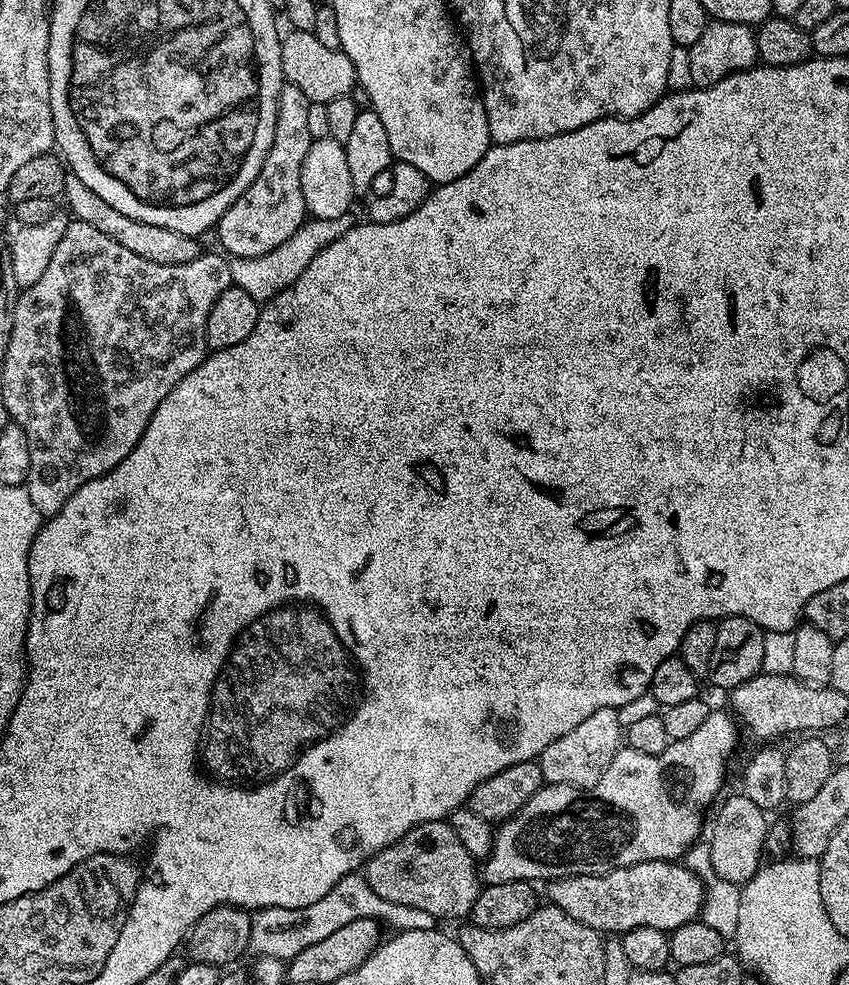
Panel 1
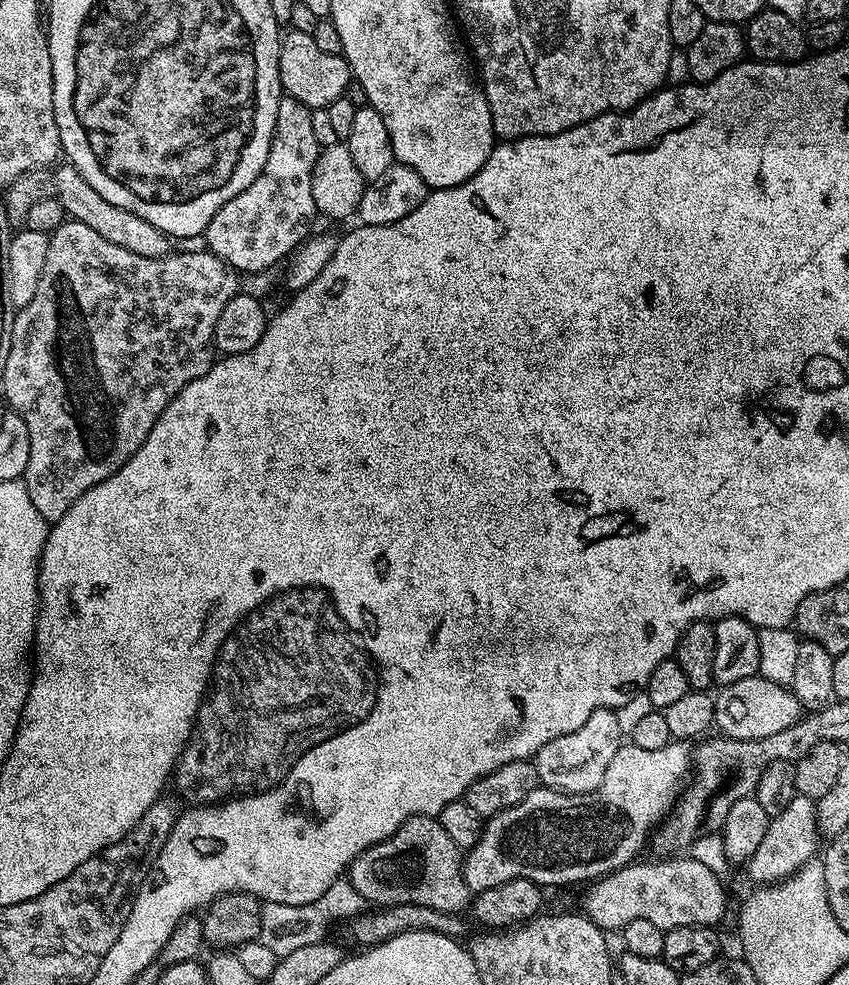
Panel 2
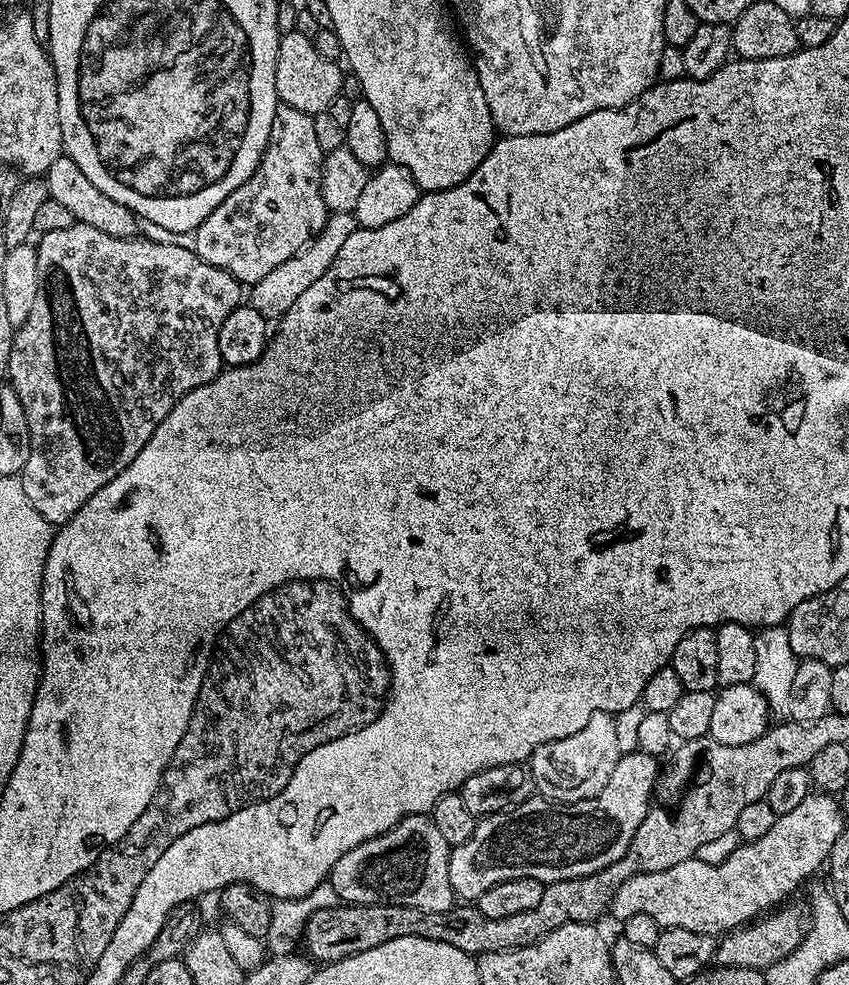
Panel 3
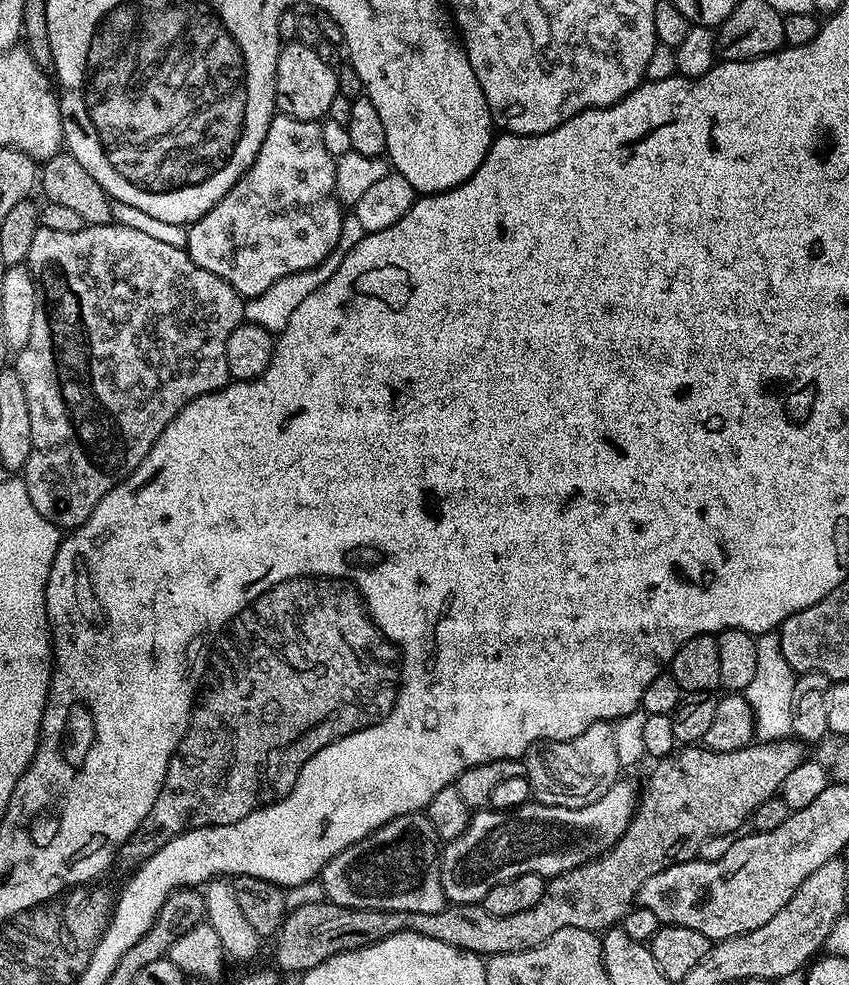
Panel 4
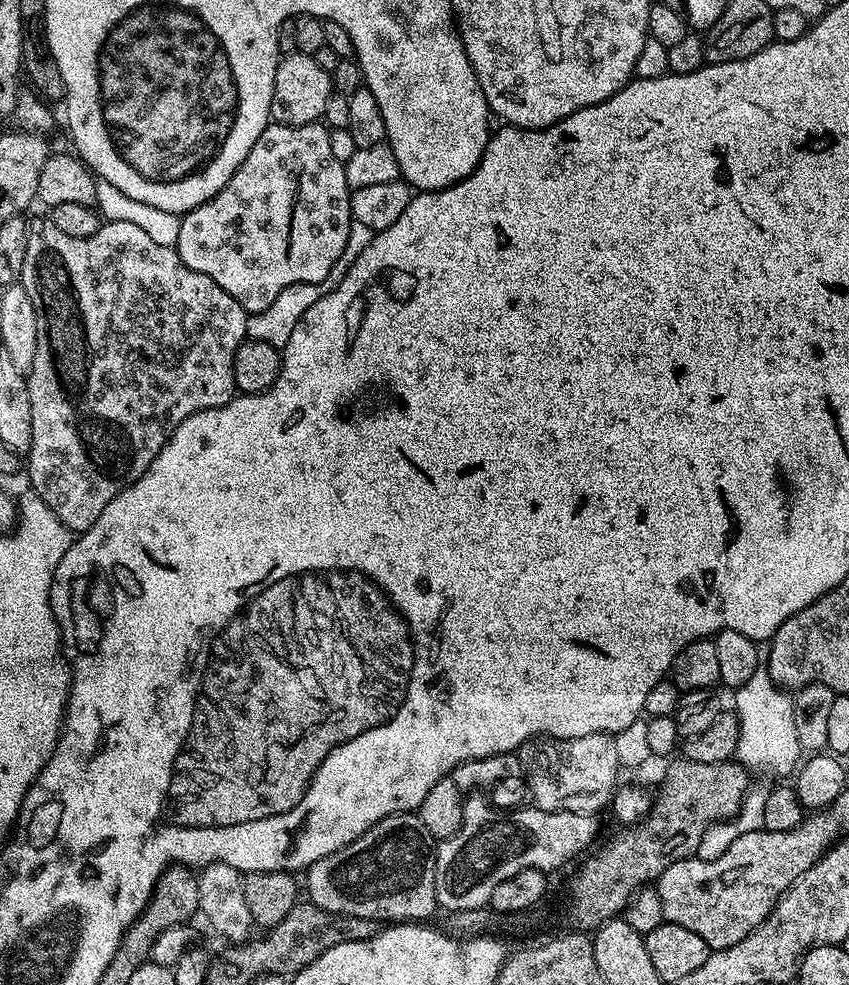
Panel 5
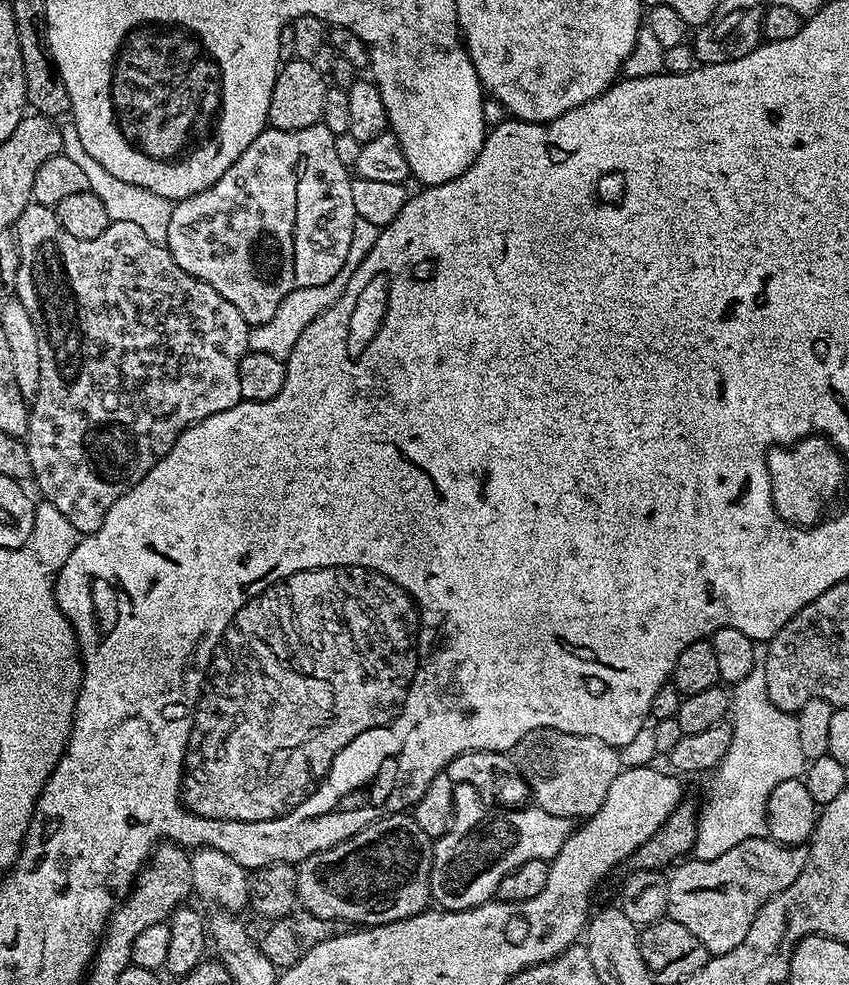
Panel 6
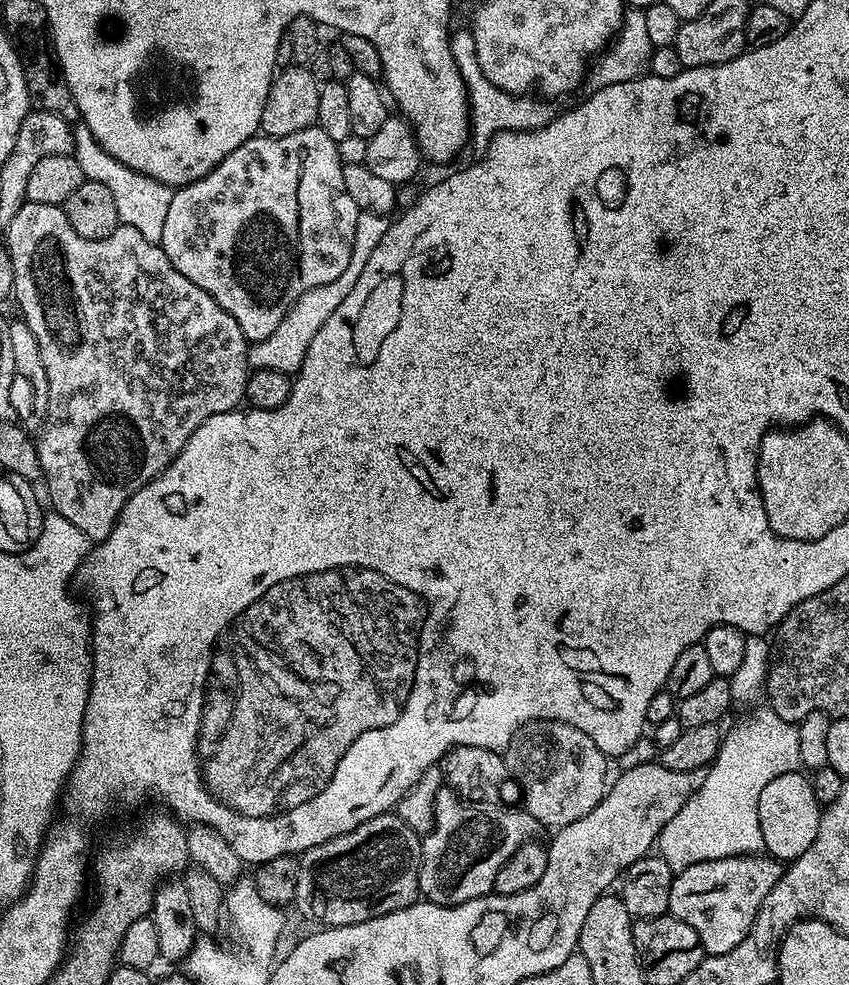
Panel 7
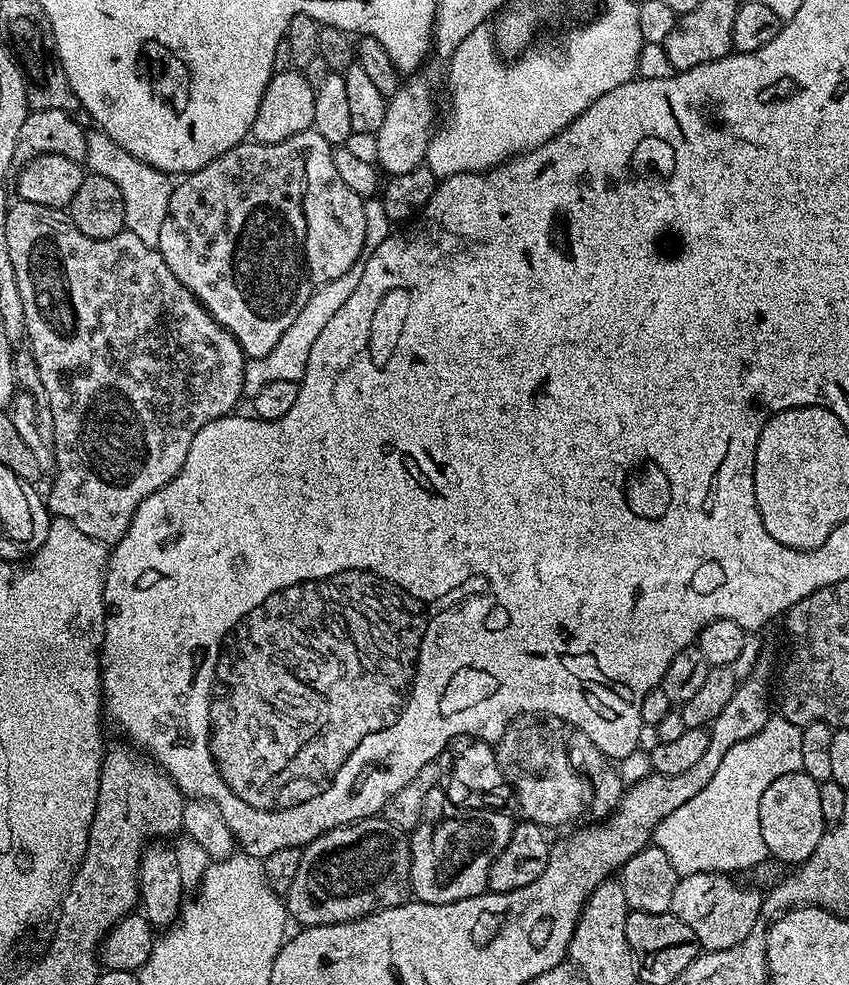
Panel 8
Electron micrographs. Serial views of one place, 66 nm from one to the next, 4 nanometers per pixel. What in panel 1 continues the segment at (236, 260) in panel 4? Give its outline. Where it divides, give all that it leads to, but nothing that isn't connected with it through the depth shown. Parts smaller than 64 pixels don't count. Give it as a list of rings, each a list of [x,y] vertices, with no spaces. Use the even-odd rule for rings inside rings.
[[[287,82],[282,86],[278,94],[274,138],[260,172],[248,189],[228,207],[226,214],[222,214],[214,229],[214,235],[220,239],[225,248],[223,251],[229,257],[259,258],[269,254],[306,223],[308,211],[302,198],[302,162],[306,162],[313,141],[308,129],[311,105],[312,101],[298,90],[298,86]]]

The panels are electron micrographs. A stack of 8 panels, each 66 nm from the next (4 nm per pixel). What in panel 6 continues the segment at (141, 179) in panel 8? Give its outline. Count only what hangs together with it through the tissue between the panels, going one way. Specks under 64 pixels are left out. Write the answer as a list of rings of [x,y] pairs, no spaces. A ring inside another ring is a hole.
[[[71,120],[63,121],[59,129],[63,140],[62,154],[73,159],[85,172],[88,189],[101,199],[109,221],[133,222],[134,225],[141,227],[145,231],[146,238],[150,239],[150,242],[165,245],[168,241],[173,203],[162,198],[161,195],[154,194],[153,191],[146,190],[144,187],[123,182],[122,179],[114,177],[114,174],[110,174],[108,170],[103,169],[101,164],[87,153],[82,140],[78,138],[77,126]]]

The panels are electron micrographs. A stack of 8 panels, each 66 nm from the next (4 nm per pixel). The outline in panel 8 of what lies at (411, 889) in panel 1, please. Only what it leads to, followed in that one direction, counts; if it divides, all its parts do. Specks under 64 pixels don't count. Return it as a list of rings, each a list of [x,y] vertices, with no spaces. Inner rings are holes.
[[[379,815],[330,830],[317,840],[305,844],[302,849],[302,862],[298,865],[298,874],[294,874],[294,882],[286,893],[289,917],[295,923],[297,920],[297,925],[313,928],[323,924],[360,920],[378,910],[386,910],[405,903],[410,896],[411,861],[409,837]]]

